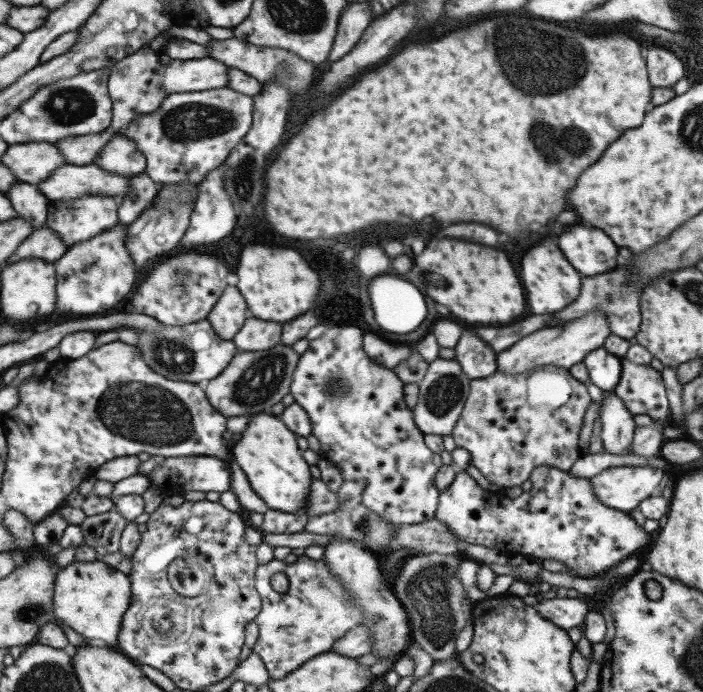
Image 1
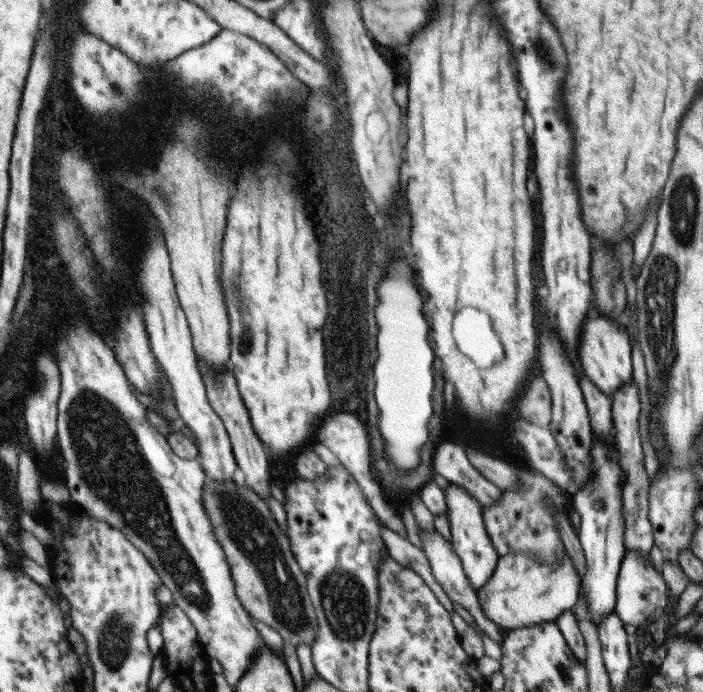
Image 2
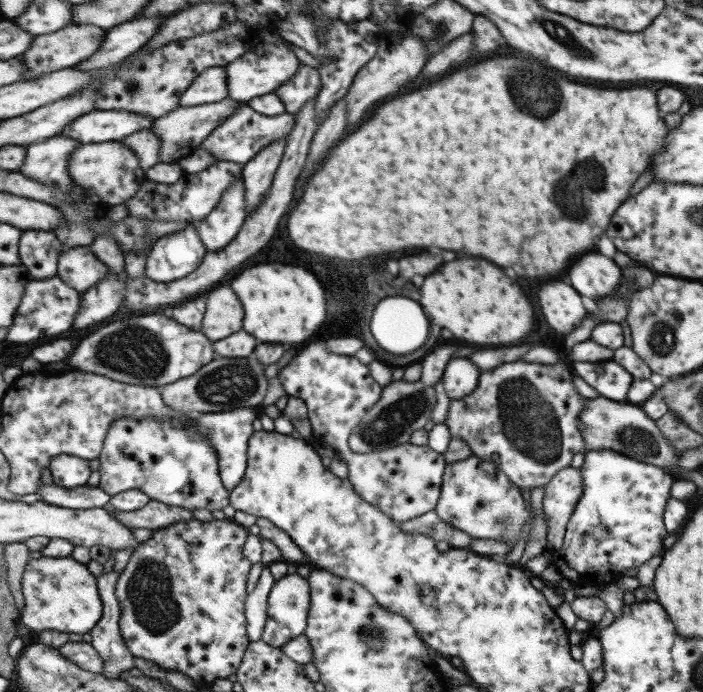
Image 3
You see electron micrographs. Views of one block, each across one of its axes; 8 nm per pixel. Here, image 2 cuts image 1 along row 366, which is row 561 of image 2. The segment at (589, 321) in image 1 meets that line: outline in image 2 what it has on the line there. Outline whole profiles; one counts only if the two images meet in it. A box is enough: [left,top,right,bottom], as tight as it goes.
[476,550,580,633]

